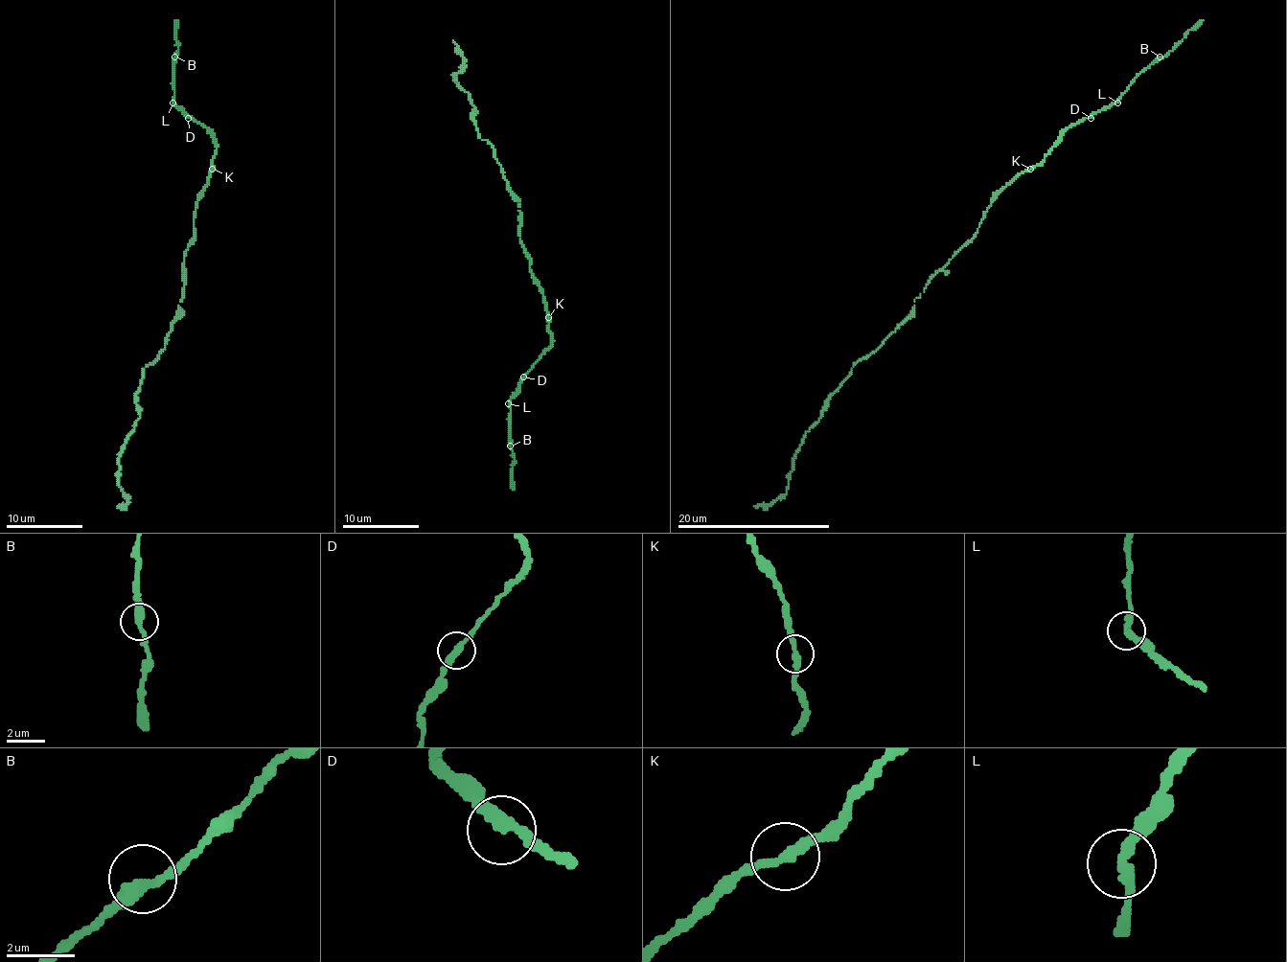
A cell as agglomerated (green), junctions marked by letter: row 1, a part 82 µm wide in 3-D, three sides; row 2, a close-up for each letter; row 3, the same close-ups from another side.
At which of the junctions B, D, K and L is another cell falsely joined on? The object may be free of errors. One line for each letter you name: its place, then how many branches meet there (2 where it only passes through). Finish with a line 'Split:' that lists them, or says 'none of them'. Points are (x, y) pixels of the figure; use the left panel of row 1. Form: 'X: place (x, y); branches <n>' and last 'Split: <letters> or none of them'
Split: none of them

